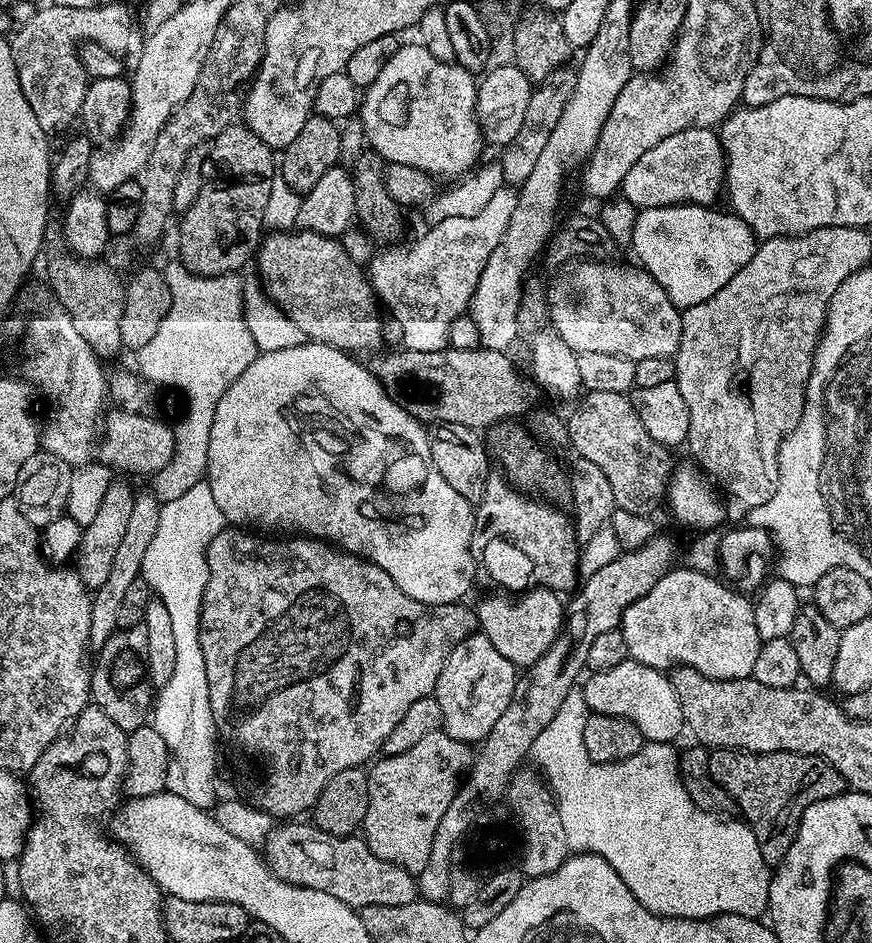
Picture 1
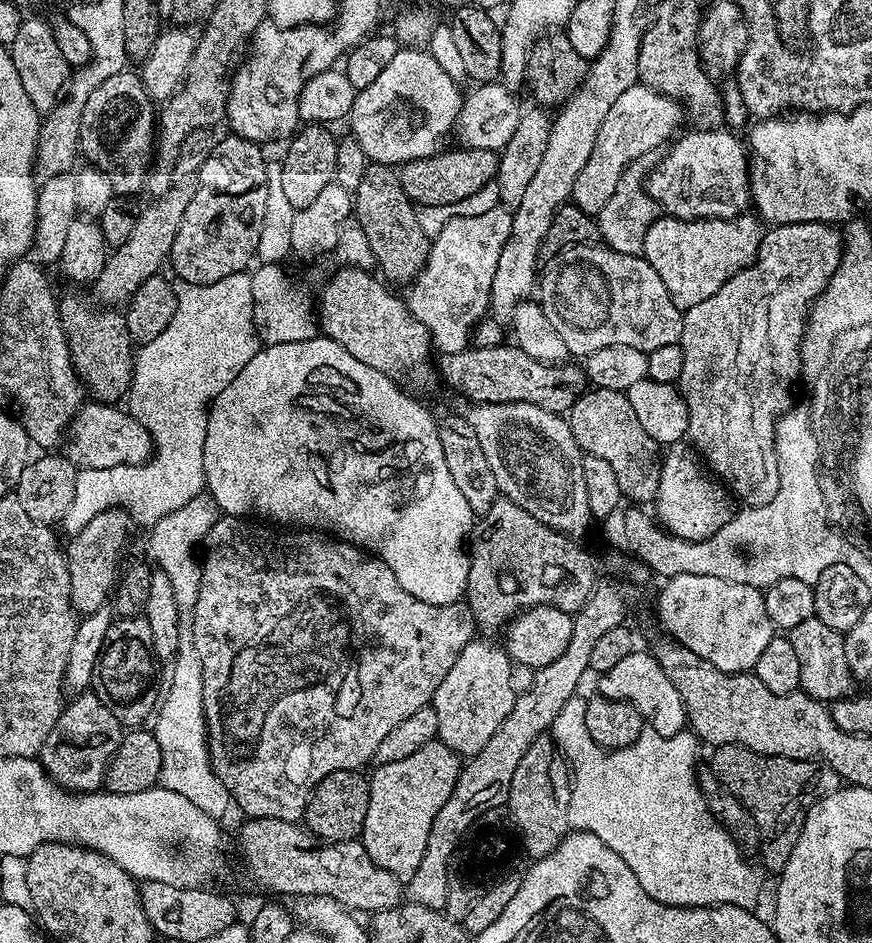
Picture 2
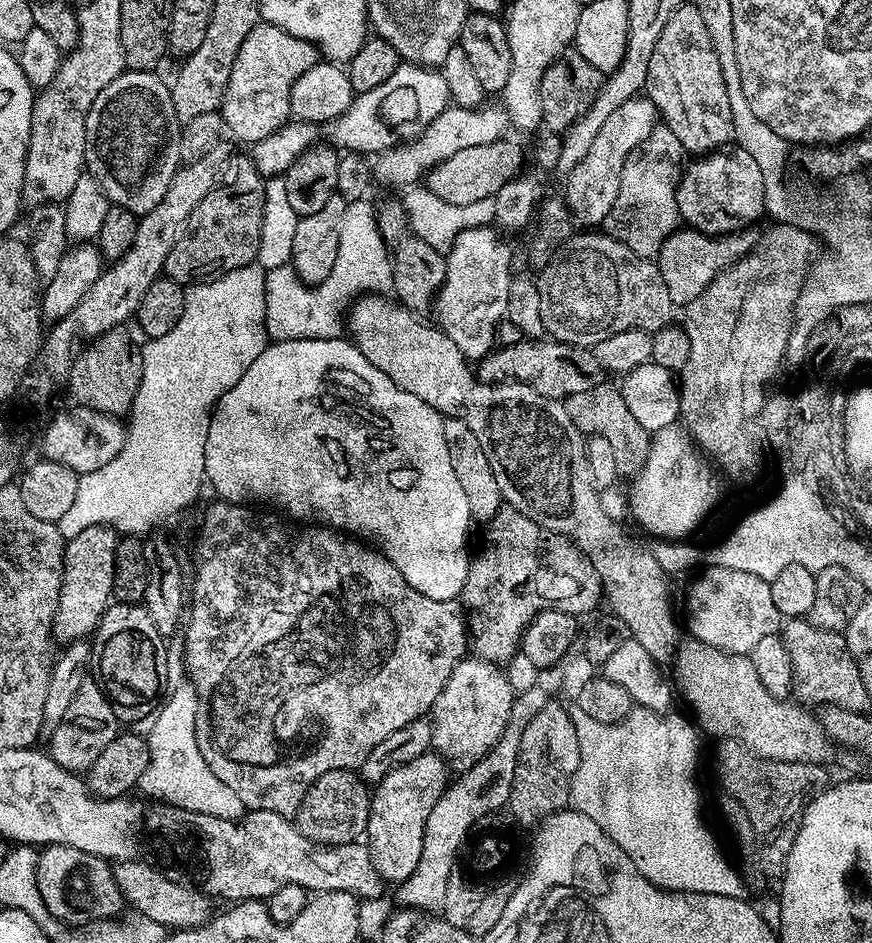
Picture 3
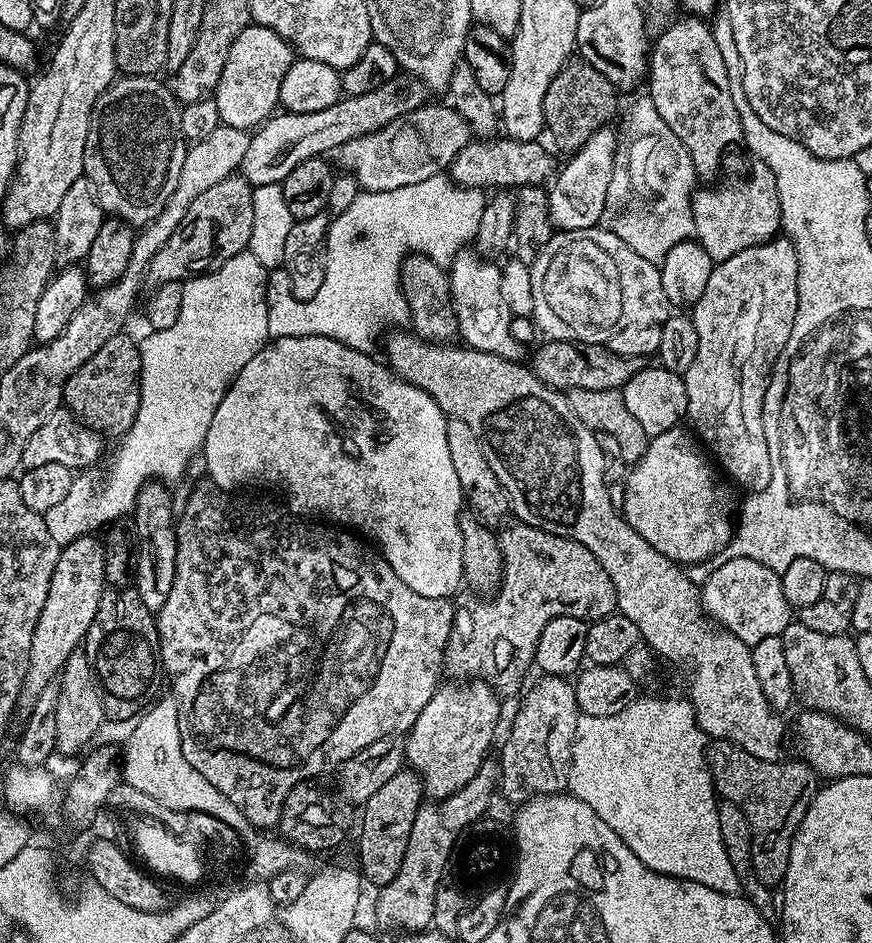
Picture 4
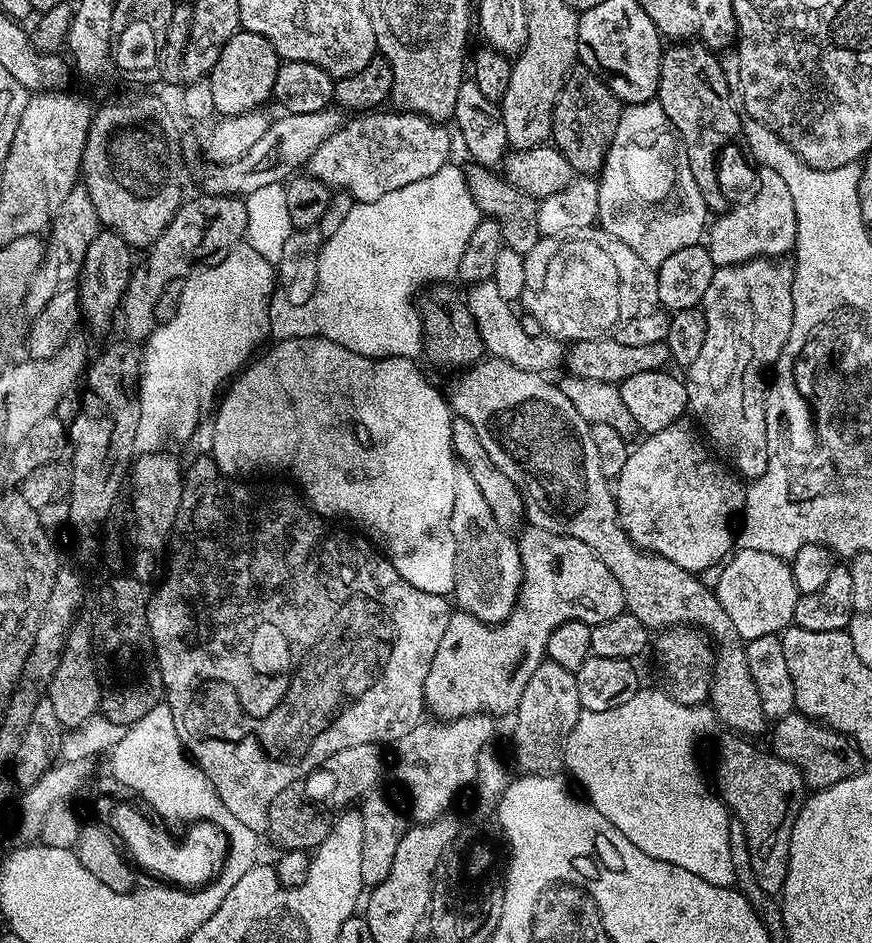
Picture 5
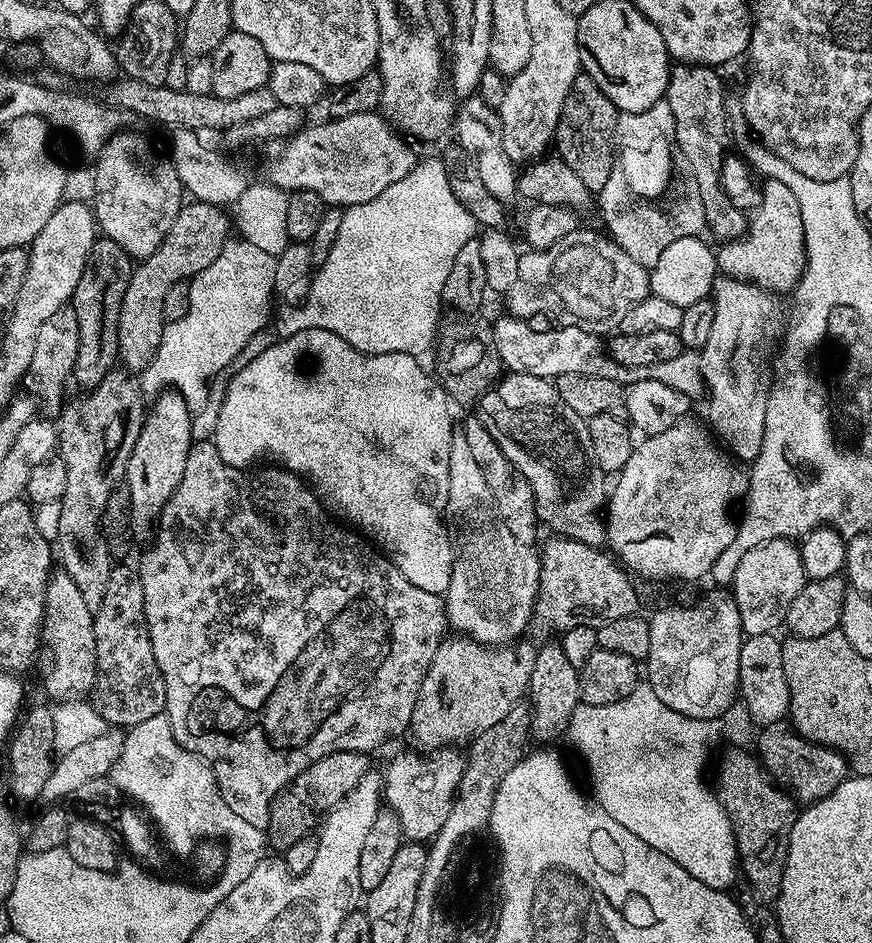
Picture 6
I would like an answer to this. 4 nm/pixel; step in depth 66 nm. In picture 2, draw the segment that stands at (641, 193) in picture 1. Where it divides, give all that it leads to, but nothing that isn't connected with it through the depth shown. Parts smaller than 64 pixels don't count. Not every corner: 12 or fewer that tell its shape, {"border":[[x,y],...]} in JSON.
{"border":[[688,130],[647,173],[679,220],[732,220],[751,203],[747,147]]}

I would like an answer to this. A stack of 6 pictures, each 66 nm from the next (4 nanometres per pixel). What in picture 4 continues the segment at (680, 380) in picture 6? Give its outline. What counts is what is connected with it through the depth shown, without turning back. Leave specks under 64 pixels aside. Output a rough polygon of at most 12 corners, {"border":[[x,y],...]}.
{"border":[[475,250],[452,259],[450,294],[467,347],[523,361],[500,301],[500,268]]}

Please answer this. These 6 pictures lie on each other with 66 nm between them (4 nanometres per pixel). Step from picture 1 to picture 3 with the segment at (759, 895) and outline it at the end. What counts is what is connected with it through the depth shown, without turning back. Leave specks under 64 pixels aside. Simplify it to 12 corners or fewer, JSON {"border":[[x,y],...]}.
{"border":[[571,713],[571,807],[664,891],[743,897],[700,809],[702,736]]}

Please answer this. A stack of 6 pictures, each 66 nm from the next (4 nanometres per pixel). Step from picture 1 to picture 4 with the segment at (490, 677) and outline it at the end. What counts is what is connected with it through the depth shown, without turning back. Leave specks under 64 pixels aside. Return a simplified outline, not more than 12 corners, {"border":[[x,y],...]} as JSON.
{"border":[[445,683],[406,733],[407,767],[432,802],[489,759],[501,697]]}

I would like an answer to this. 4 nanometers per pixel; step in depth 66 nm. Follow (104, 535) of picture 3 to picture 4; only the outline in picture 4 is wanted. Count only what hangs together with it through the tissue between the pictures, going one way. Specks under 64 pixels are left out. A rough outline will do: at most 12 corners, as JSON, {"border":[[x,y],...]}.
{"border":[[103,543],[63,545],[17,717],[57,683],[105,590]]}

